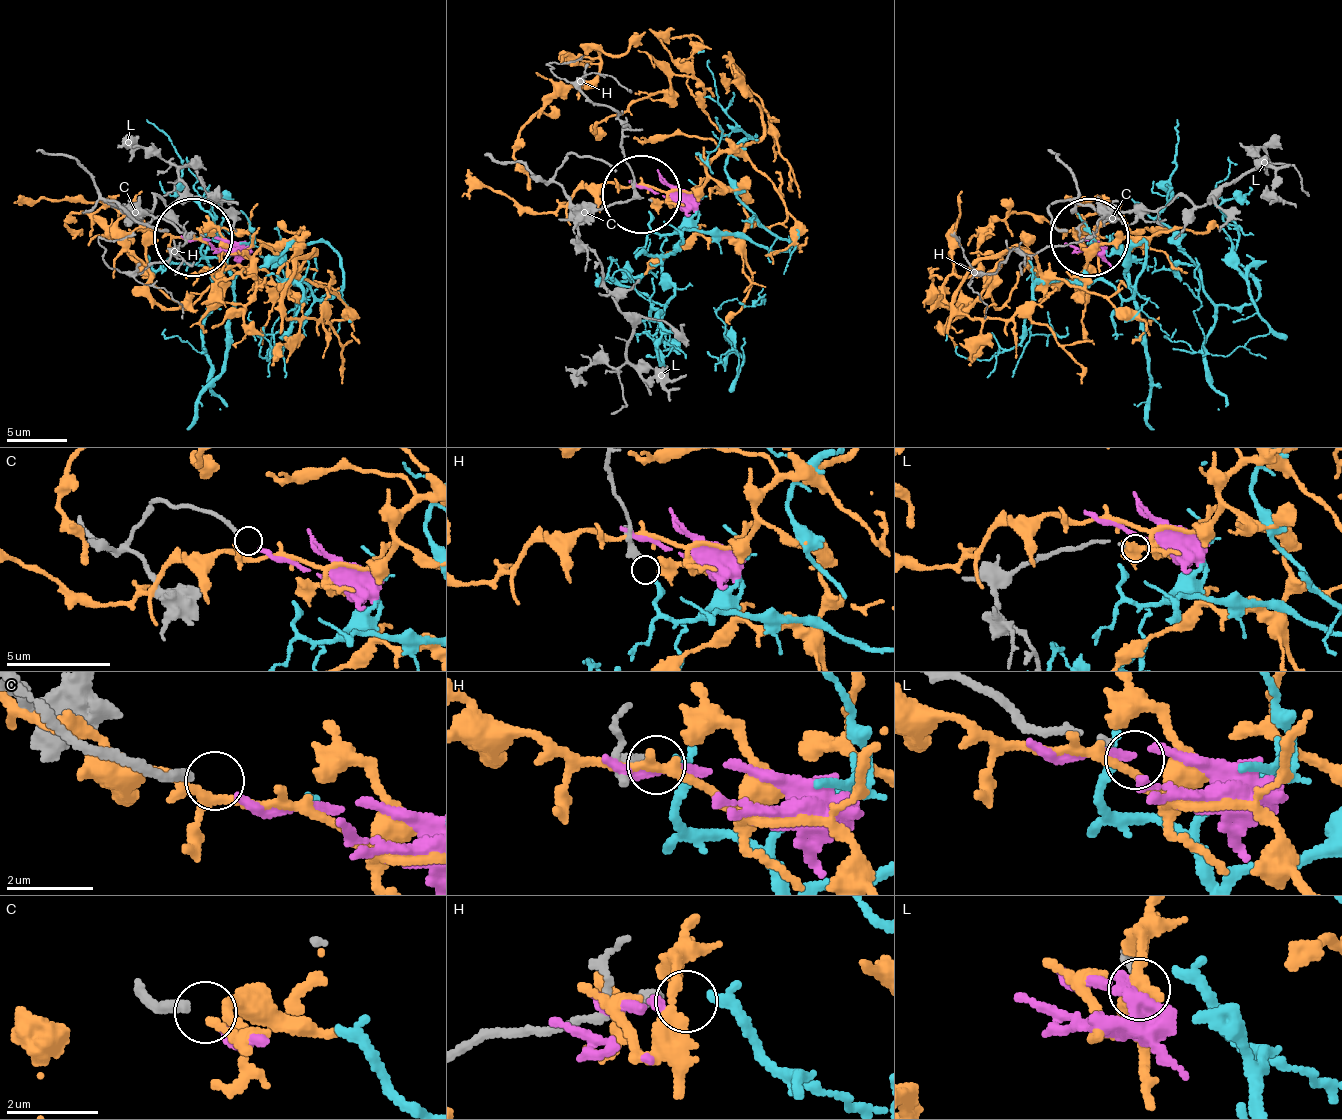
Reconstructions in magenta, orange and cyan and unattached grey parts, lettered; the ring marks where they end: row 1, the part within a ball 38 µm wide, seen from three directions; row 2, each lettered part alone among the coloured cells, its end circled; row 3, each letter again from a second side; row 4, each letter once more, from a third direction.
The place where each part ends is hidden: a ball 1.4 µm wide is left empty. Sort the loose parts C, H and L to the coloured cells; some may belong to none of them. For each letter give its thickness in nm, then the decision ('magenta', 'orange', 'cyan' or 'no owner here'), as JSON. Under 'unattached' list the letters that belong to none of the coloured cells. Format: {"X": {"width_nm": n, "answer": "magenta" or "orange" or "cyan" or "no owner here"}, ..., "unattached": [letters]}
{"C": {"width_nm": 220, "answer": "magenta"}, "H": {"width_nm": 320, "answer": "cyan"}, "L": {"width_nm": 90, "answer": "no owner here"}, "unattached": ["L"]}

